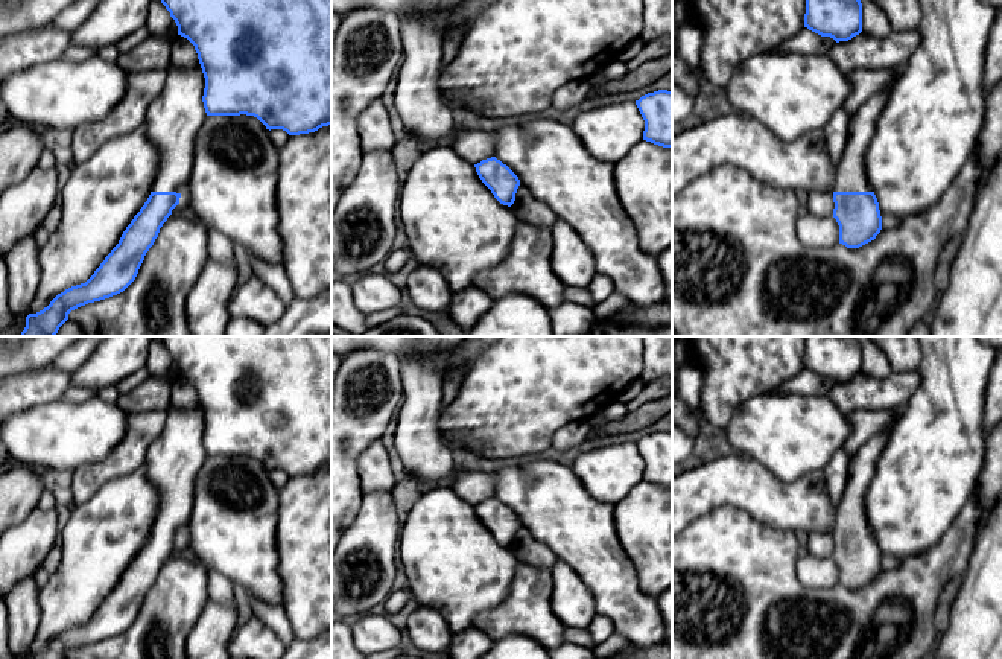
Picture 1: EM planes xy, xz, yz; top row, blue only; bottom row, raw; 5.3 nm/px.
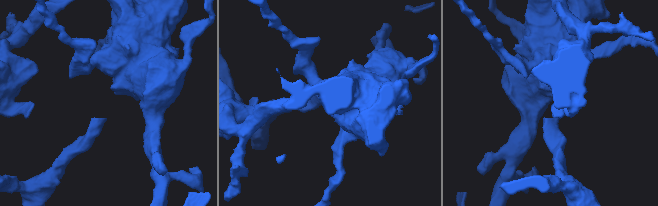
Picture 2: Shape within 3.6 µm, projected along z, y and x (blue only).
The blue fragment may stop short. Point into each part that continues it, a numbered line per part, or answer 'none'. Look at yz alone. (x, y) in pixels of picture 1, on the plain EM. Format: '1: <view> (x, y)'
1: yz (850, 513)

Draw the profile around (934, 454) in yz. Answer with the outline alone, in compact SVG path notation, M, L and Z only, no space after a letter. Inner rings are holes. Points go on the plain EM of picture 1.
M917 336L921 384L891 428L865 495L880 554L902 560L932 546L964 508L987 452L987 387L997 349L976 336Z

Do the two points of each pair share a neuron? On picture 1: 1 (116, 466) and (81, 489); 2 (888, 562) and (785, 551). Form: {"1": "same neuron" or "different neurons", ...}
{"1": "same neuron", "2": "different neurons"}

